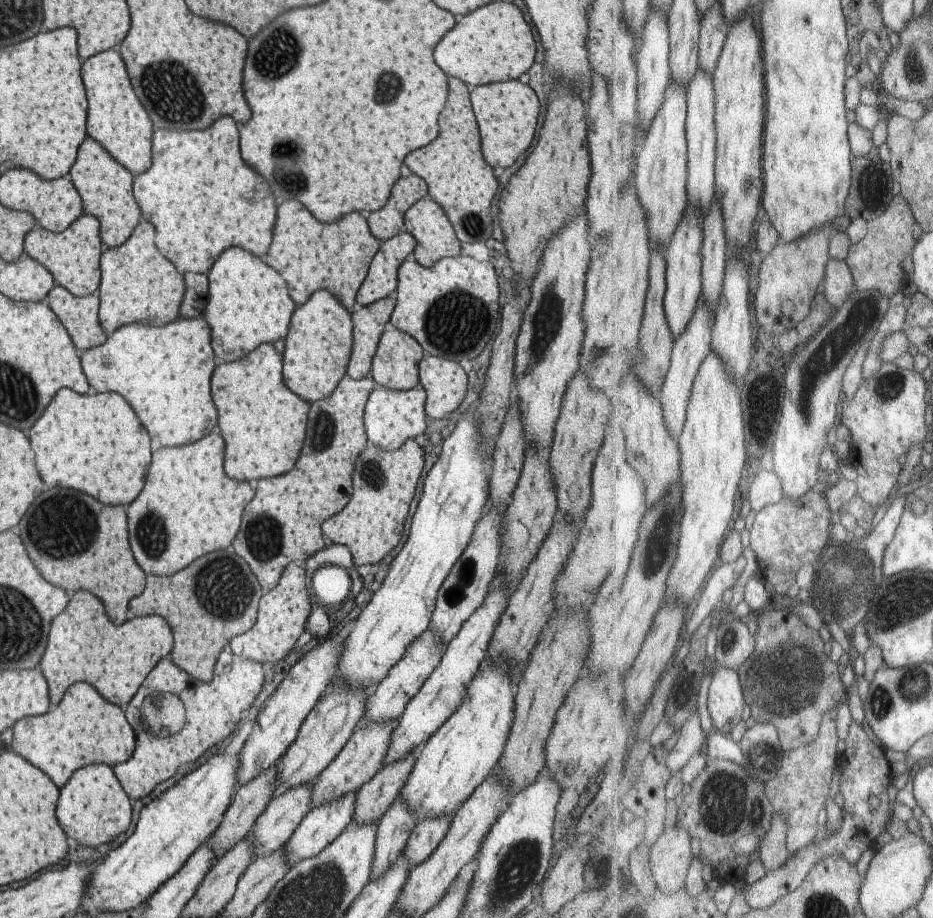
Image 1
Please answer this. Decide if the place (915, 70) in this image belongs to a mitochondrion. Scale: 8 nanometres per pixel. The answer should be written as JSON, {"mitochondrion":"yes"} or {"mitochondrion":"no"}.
{"mitochondrion":"yes"}

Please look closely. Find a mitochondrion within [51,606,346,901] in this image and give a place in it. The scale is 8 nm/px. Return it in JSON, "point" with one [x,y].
{"point":[162,714]}

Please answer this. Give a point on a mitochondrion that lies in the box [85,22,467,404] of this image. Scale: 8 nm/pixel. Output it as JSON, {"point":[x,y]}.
{"point":[175,97]}

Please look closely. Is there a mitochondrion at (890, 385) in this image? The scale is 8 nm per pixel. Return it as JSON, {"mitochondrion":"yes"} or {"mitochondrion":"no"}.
{"mitochondrion":"yes"}

